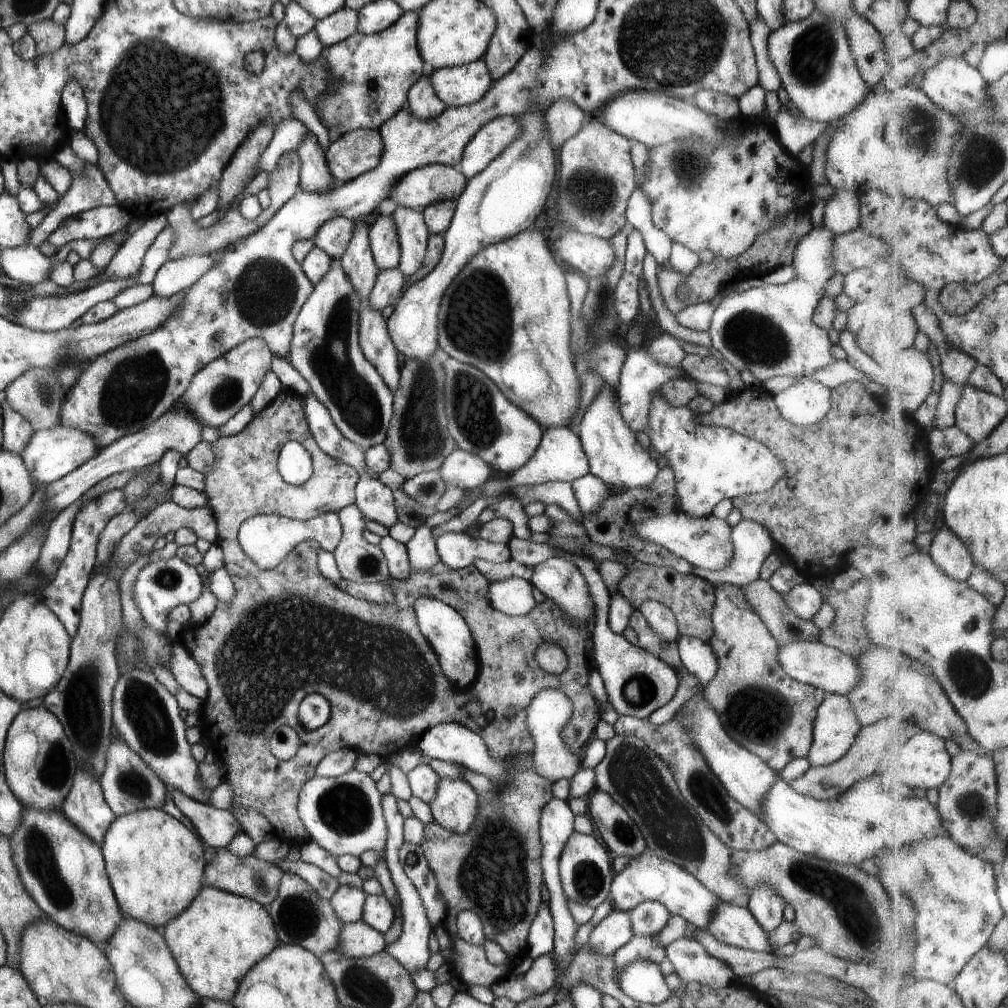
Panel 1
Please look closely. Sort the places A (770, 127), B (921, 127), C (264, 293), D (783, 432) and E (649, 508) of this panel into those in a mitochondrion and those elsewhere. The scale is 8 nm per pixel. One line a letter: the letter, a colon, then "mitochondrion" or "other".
A: other
B: mitochondrion
C: mitochondrion
D: other
E: other

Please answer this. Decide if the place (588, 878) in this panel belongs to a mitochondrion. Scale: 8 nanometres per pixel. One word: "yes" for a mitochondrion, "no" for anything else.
yes

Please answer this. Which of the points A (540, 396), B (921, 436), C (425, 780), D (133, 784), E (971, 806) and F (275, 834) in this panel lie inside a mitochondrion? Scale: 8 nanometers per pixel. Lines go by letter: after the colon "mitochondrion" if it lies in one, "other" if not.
A: other
B: other
C: other
D: mitochondrion
E: mitochondrion
F: other

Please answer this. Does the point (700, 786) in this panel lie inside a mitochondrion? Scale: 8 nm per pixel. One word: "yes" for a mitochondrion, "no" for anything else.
yes

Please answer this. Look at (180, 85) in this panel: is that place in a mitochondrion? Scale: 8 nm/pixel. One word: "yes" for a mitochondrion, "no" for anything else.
yes

